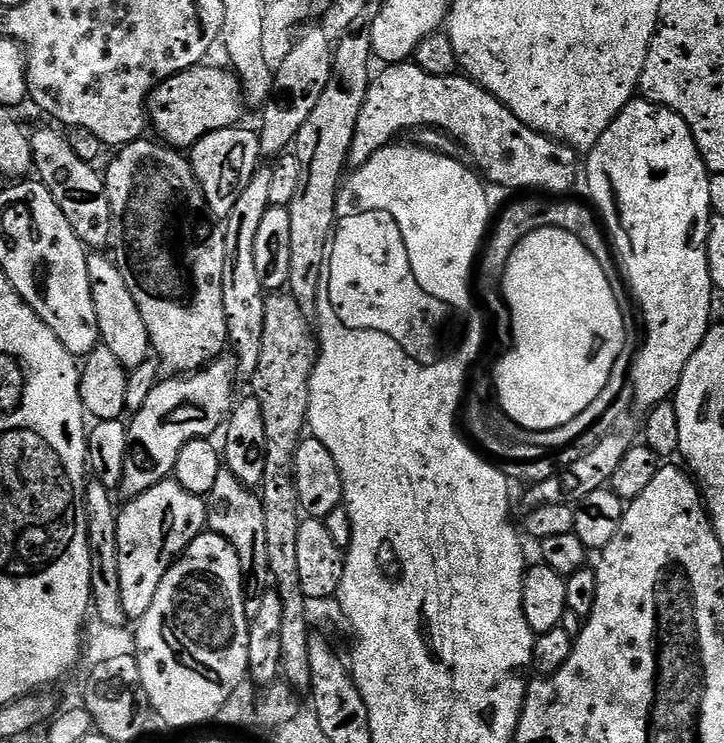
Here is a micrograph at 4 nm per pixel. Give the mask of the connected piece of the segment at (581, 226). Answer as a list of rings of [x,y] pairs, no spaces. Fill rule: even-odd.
[[[540,198],[544,200],[520,200],[517,204],[512,204],[500,217],[495,217],[494,227],[487,237],[486,243],[482,248],[482,259],[478,264],[478,292],[488,300],[499,301],[502,296],[502,281],[504,271],[508,265],[508,259],[512,257],[512,252],[526,239],[532,232],[537,232],[539,228],[561,228],[570,234],[574,234],[594,254],[598,266],[606,274],[610,286],[614,287],[620,284],[620,288],[612,288],[614,294],[619,292],[630,292],[628,281],[622,275],[621,265],[618,263],[618,257],[598,219],[597,213],[593,211],[587,203],[579,204],[572,198]],[[597,220],[597,221],[596,221]],[[601,228],[601,229],[600,229]],[[480,276],[480,280],[479,280]]]

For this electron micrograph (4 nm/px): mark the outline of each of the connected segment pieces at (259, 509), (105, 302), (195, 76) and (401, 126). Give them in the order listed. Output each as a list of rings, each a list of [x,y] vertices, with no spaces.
[[[221,467],[218,479],[209,490],[206,503],[208,506],[207,527],[226,538],[240,559],[240,569],[244,571],[244,587],[249,593],[260,594],[269,587],[270,575],[266,544],[266,511],[263,510],[261,497],[253,489],[238,480],[227,468]]]
[[[92,254],[88,258],[88,273],[94,298],[94,314],[98,314],[98,330],[101,341],[110,350],[114,350],[118,362],[126,369],[142,366],[150,358],[152,340],[148,337],[146,322],[142,322],[142,314],[138,310],[138,302],[134,302],[134,294],[130,294],[130,286],[126,286],[126,278],[121,265],[107,260],[104,254]]]
[[[201,62],[195,68],[166,78],[153,90],[146,105],[148,118],[163,143],[177,150],[188,150],[206,134],[241,123],[240,80],[234,71],[224,68],[211,68],[208,62]]]
[[[414,62],[389,64],[381,69],[380,73],[377,71],[371,77],[366,100],[358,113],[358,122],[354,127],[353,144],[350,146],[347,161],[353,169],[359,170],[366,162],[370,162],[372,156],[381,152],[383,148],[389,147],[395,141],[392,139],[402,135],[403,132],[411,134],[418,128],[437,128],[448,136],[454,137],[461,149],[472,155],[471,163],[481,173],[484,171],[488,175],[489,185],[501,184],[504,188],[541,188],[544,191],[541,193],[544,194],[571,193],[568,191],[576,184],[577,149],[551,135],[537,132],[535,127],[525,123],[509,105],[499,100],[485,85],[477,84],[467,75],[464,77],[460,76],[461,74],[450,76],[426,74],[426,70],[422,70]]]

